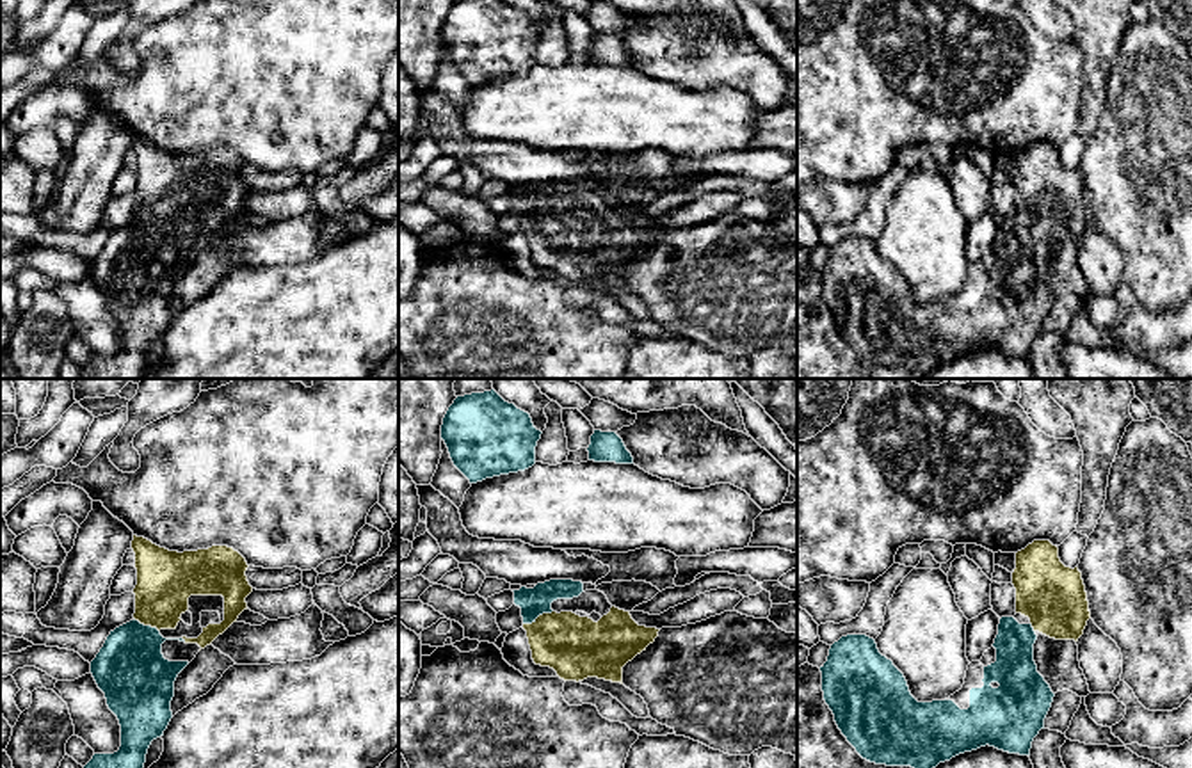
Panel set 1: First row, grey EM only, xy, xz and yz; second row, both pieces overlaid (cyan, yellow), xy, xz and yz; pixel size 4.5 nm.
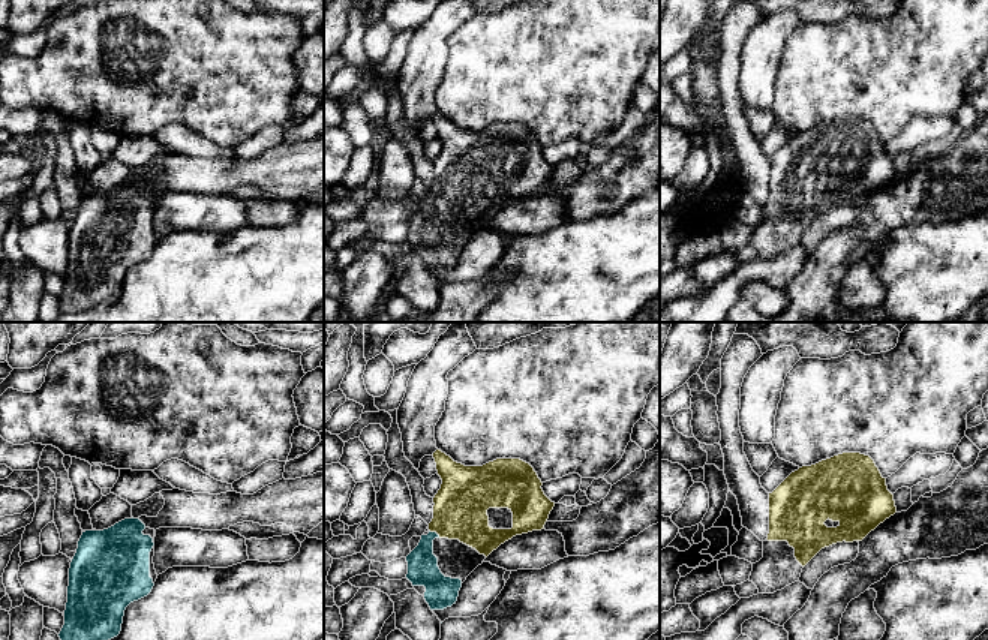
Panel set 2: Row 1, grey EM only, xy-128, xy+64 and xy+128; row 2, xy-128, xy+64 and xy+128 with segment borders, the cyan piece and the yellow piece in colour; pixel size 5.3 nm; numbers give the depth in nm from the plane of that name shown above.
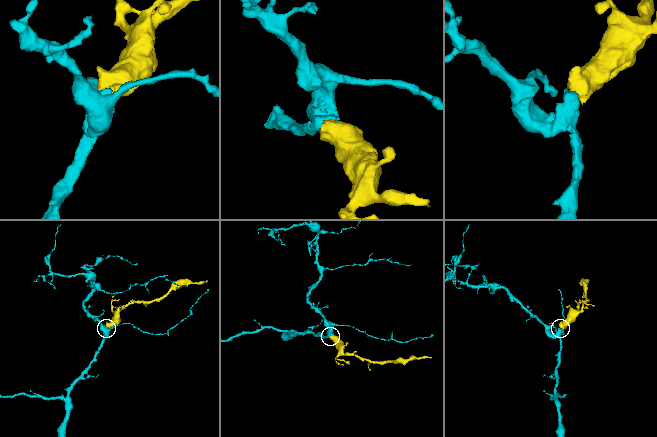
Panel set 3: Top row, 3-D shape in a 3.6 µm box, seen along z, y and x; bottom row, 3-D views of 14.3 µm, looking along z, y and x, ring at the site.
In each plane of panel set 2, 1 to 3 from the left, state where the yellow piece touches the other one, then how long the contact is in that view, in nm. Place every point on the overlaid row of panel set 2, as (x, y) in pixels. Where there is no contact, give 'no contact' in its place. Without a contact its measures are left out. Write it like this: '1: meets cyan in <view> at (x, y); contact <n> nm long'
1: no contact
2: meets cyan in xy+64 at (435, 532); contact 80 nm long
3: no contact

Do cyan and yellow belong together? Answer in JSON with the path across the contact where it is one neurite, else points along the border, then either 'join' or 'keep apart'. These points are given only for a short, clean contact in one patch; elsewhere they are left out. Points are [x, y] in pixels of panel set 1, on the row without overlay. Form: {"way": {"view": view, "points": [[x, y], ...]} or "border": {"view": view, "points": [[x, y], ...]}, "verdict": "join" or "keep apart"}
{"verdict": "join"}

